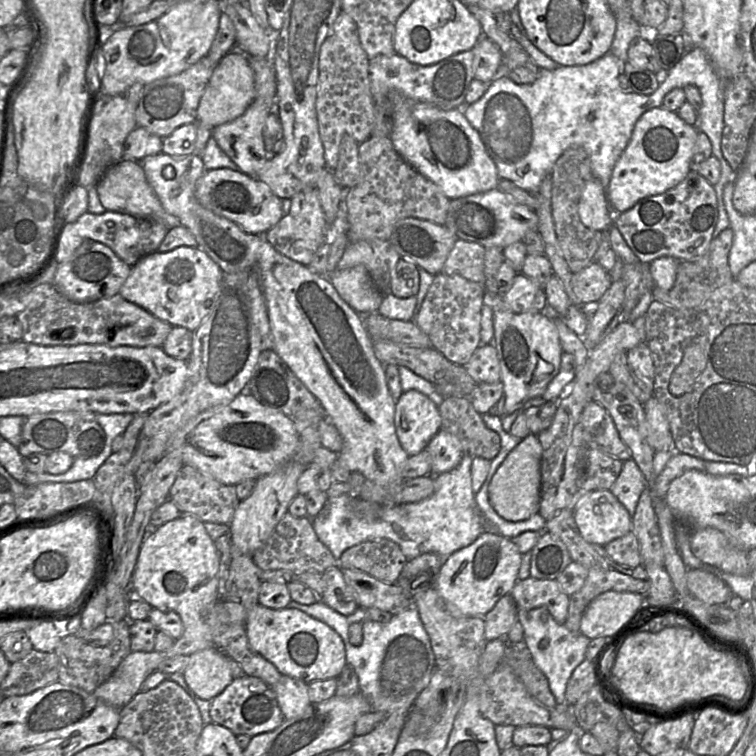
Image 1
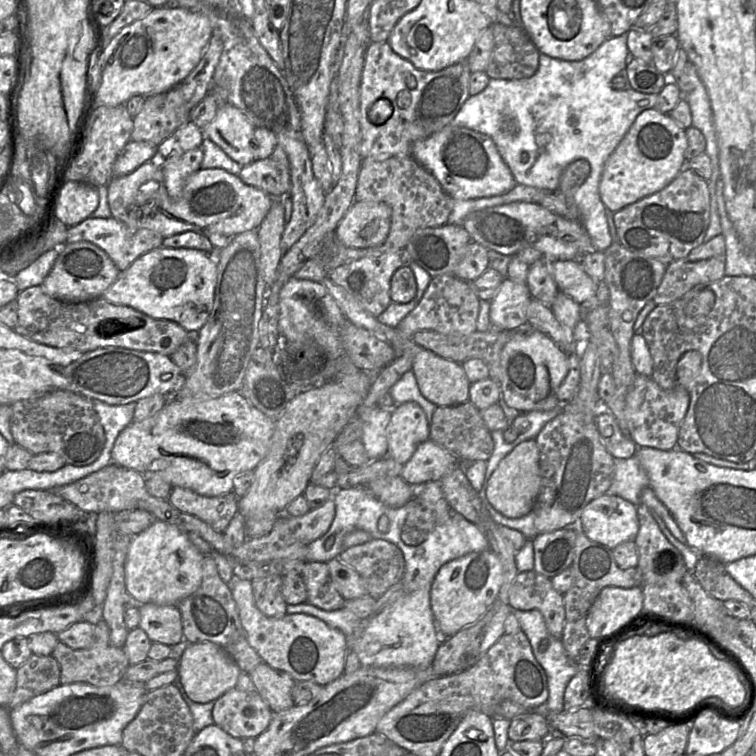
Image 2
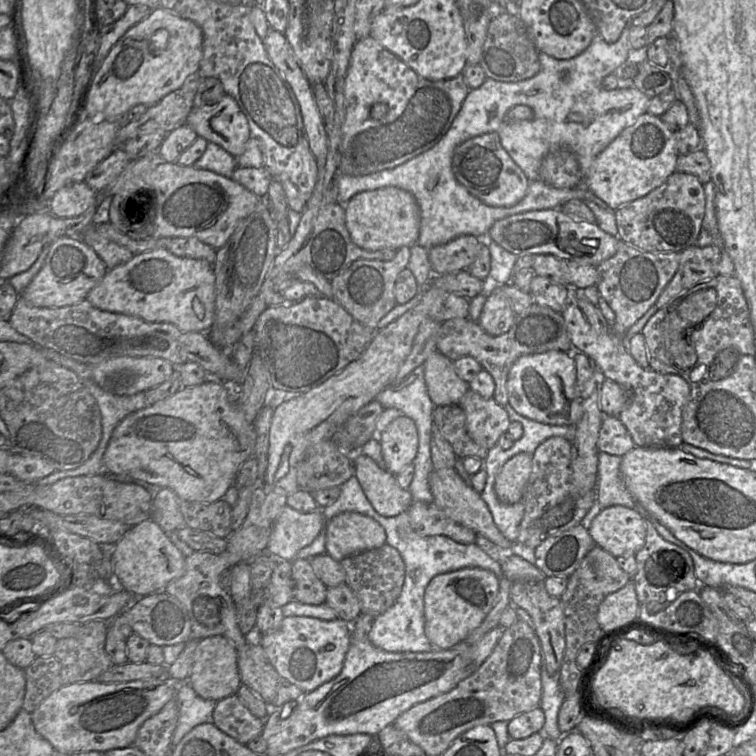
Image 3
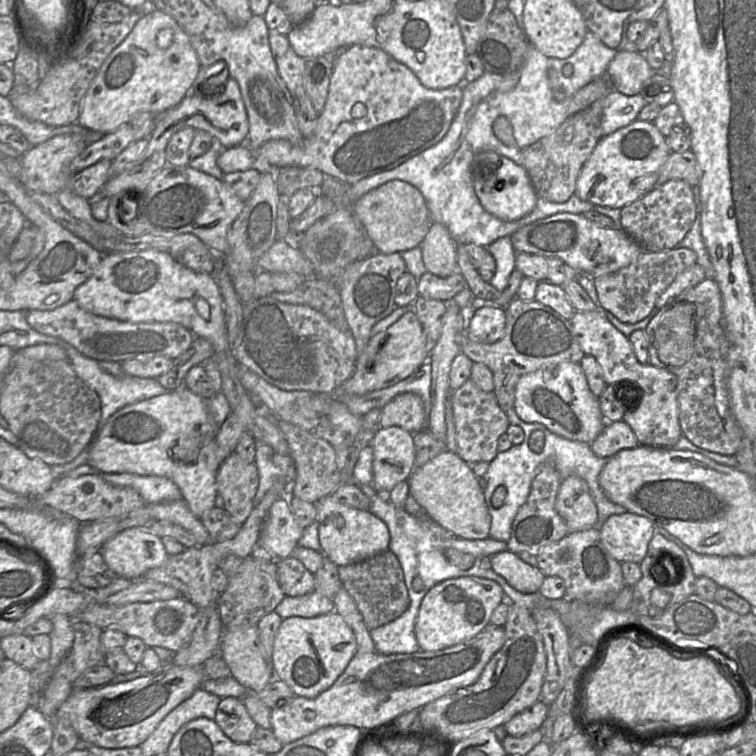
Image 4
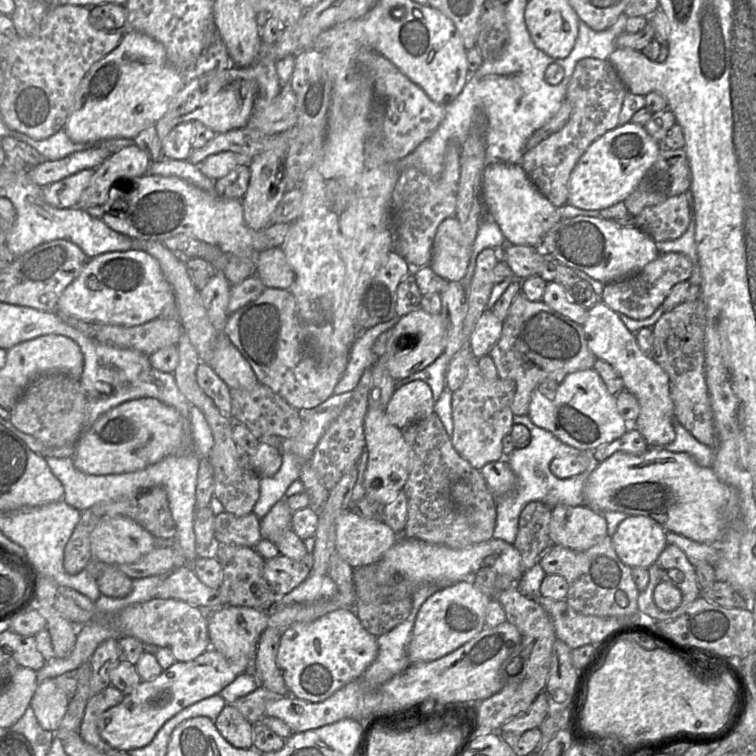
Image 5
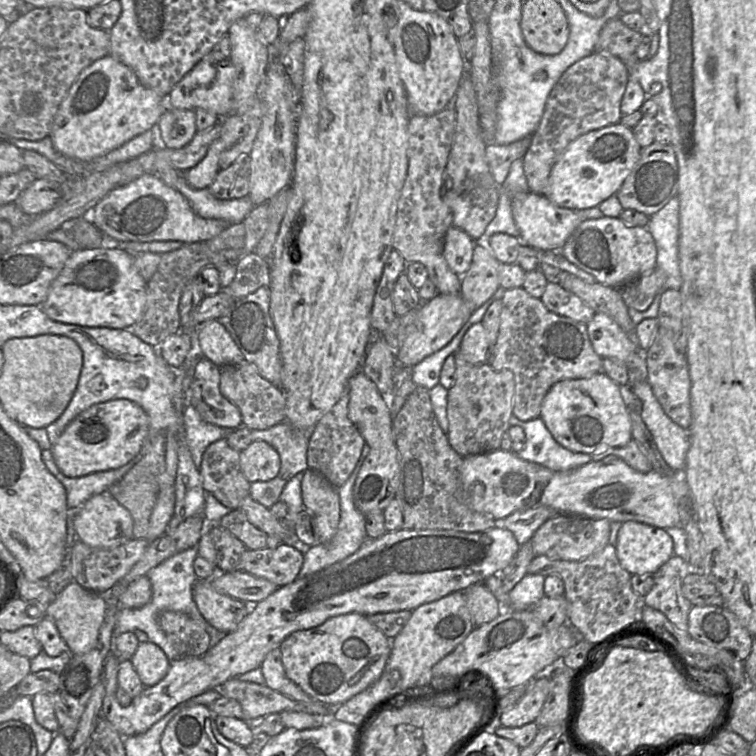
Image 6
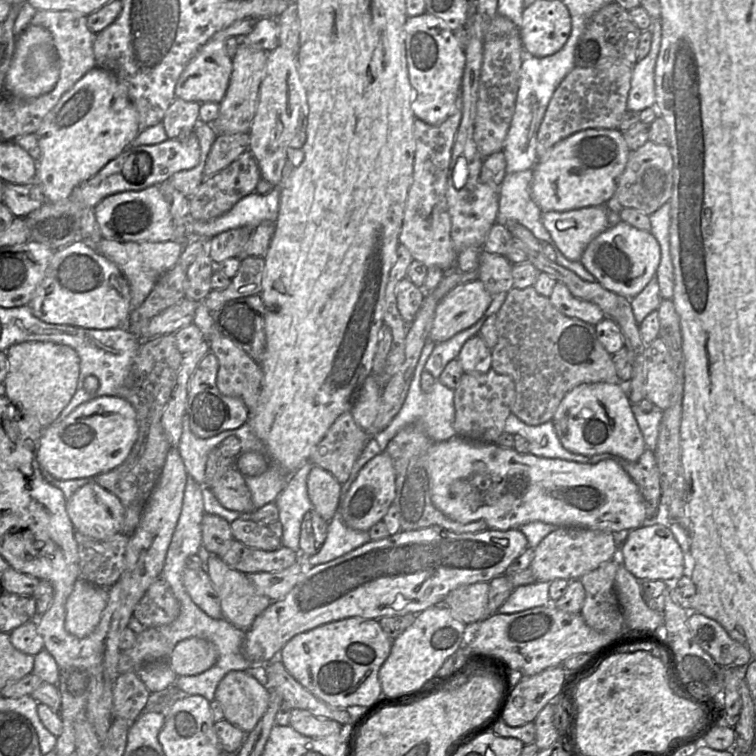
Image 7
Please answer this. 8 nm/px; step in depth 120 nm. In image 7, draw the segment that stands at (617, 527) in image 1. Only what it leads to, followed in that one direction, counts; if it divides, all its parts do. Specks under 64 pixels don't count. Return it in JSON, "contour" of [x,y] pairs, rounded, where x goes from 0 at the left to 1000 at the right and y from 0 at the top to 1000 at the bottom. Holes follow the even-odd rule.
{"contour":[[[853,692],[827,706],[819,741],[844,767],[877,767],[892,771],[905,762],[905,731],[884,692]]]}

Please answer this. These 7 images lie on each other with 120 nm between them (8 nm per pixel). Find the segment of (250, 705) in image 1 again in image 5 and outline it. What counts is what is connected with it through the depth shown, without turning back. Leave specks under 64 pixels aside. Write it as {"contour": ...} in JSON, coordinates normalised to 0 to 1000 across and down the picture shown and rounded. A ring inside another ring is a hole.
{"contour":[[[299,931],[283,958],[292,974],[307,987],[335,989],[335,960],[306,931]]]}

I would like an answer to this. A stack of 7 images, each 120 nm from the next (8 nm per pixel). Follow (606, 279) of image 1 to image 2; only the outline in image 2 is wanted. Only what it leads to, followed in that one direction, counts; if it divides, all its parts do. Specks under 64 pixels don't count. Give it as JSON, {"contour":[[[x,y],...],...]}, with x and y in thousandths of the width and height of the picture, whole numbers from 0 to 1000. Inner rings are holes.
{"contour":[[[725,345],[728,360],[742,386],[769,402],[788,393],[791,374],[772,357],[766,345]]]}

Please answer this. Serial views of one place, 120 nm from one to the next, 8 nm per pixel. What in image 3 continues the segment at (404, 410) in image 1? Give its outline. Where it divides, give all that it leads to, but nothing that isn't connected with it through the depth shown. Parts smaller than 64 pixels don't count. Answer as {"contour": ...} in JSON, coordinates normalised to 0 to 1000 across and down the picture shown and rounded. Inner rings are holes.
{"contour":[[[530,548],[500,578],[508,619],[525,628],[546,612],[553,595],[553,570],[548,557]]]}

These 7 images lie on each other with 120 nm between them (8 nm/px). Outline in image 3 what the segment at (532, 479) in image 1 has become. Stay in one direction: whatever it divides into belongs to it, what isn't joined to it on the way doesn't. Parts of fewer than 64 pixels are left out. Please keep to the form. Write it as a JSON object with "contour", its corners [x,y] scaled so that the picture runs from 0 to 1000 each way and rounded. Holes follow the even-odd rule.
{"contour":[[[687,599],[673,607],[659,624],[653,648],[664,667],[677,668],[692,661],[704,624],[704,606],[700,599]]]}

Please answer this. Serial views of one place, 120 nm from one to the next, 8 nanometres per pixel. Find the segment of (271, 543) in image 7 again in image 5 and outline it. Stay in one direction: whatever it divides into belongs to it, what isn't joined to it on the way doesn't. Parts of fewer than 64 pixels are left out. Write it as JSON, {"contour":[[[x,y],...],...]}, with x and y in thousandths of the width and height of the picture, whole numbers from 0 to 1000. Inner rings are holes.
{"contour":[[[294,677],[283,684],[283,712],[291,720],[336,725],[347,713],[343,685],[335,677],[317,684]]]}

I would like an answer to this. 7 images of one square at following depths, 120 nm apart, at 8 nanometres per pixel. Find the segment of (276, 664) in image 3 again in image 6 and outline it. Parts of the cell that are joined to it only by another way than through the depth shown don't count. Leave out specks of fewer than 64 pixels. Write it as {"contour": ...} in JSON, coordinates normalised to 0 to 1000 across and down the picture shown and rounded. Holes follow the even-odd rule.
{"contour":[[[460,811],[438,816],[417,831],[385,837],[369,858],[380,896],[414,926],[446,935],[501,899],[517,864],[517,847],[491,825],[483,813]]]}

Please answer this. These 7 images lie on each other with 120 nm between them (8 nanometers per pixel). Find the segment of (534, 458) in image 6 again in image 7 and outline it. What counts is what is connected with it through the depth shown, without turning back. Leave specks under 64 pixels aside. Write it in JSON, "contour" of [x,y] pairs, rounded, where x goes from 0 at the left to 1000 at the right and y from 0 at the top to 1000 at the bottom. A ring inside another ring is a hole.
{"contour":[[[675,548],[669,554],[667,571],[688,574],[700,585],[700,599],[712,604],[741,606],[763,612],[779,612],[780,604],[749,595],[742,587],[730,557],[713,562],[698,562],[683,549]]]}

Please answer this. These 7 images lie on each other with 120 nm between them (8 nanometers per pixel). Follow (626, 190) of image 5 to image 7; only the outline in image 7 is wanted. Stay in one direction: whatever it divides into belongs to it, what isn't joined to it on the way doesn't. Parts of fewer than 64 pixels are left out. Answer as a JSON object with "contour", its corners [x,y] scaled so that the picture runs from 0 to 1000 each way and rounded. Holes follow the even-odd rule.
{"contour":[[[774,171],[734,190],[704,224],[702,261],[717,280],[800,271],[811,261],[833,198],[819,171]]]}

